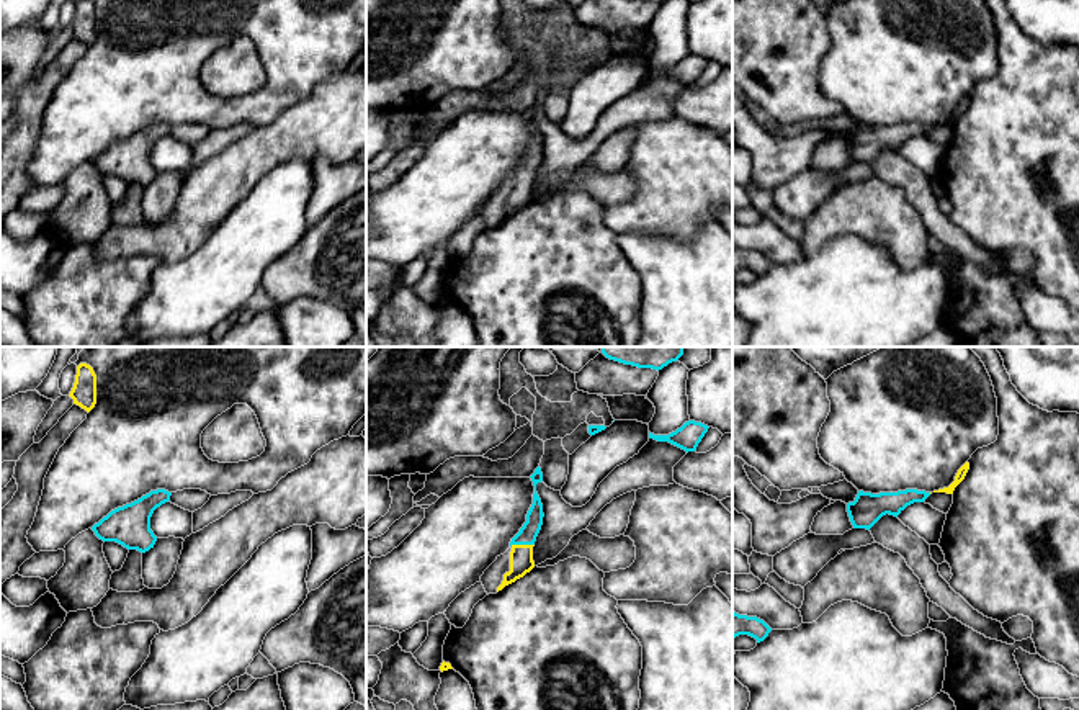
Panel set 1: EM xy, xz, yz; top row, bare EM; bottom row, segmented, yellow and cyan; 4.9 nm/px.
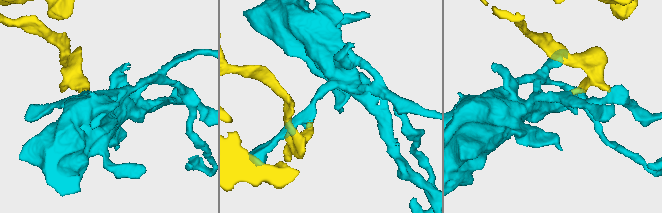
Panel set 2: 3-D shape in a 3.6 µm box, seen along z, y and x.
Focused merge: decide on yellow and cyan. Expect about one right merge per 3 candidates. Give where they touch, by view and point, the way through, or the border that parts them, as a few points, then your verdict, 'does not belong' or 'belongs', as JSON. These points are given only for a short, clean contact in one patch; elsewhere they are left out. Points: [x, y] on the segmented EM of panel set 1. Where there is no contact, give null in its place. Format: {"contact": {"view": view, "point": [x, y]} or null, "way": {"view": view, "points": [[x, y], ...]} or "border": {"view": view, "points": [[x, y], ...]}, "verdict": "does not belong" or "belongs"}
{"contact": {"view": "xz", "point": [522, 545]}, "way": {"view": "xz", "points": [[522, 561], [522, 545], [527, 535]]}, "verdict": "belongs"}

